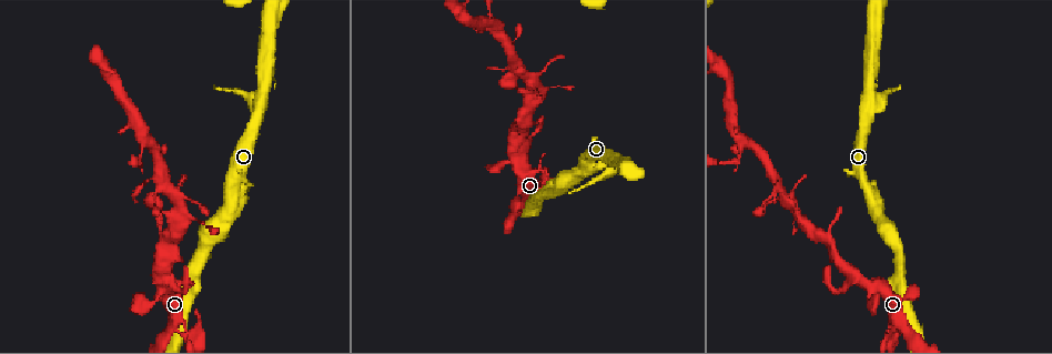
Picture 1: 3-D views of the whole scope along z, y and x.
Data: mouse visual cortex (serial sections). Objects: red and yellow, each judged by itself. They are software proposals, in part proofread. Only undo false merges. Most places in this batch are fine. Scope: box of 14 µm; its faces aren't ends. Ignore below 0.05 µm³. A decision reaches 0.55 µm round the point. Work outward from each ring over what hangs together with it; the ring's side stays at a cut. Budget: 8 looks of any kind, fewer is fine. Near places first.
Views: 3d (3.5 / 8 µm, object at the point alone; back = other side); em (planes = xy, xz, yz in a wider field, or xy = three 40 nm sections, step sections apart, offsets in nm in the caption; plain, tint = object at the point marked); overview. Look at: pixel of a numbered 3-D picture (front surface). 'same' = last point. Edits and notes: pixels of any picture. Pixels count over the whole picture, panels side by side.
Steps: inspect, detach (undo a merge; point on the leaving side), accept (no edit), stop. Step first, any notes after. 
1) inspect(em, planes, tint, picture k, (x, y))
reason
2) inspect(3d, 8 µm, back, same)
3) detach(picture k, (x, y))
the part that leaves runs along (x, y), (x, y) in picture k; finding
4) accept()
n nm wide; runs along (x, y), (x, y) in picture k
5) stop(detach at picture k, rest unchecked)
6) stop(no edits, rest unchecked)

inspect(3d, 3.5 µm, picture 1, (905, 327))
a narrow waist

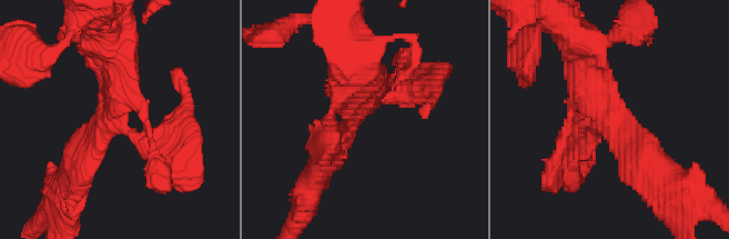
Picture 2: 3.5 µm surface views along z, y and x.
inspect(em, xy, step 1, tint, picture 2, (611, 119))

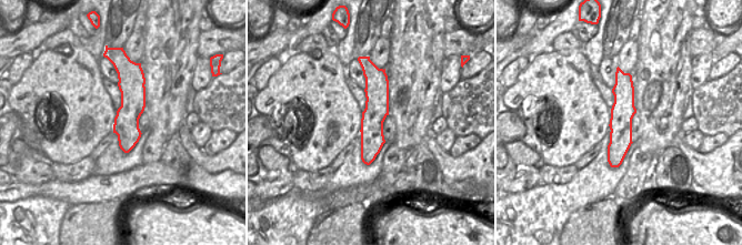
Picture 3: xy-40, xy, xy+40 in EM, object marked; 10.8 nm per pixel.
accept()
runs along (579, 56), (597, 107), (656, 171) in picture 2; all the same cell

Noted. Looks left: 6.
inspect(3d, 3.5 µm, picture 1, (161, 210))
narrows sharply

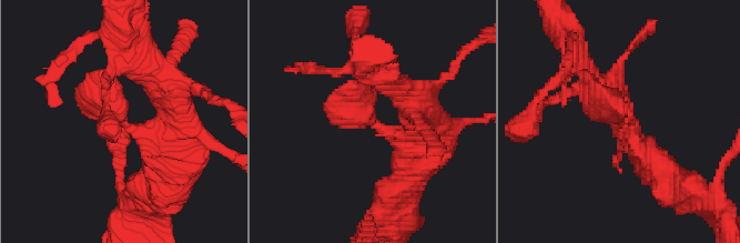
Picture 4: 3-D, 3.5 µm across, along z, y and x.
inspect(em, xy, step 1, tint, picture 4, (620, 123))
now the EM

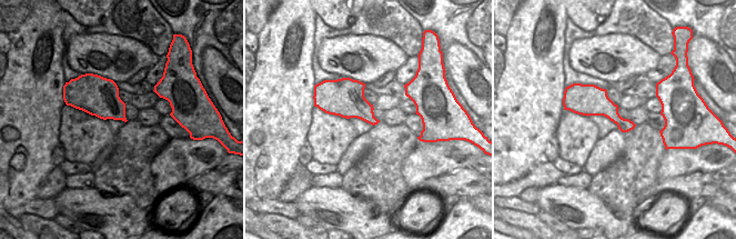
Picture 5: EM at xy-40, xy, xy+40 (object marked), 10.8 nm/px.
accept()
runs along (165, 165), (91, 73) in picture 4; all the same cell

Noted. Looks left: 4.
inspect(3d, 3.5 µm, picture 1, (138, 160))
abrupt turn

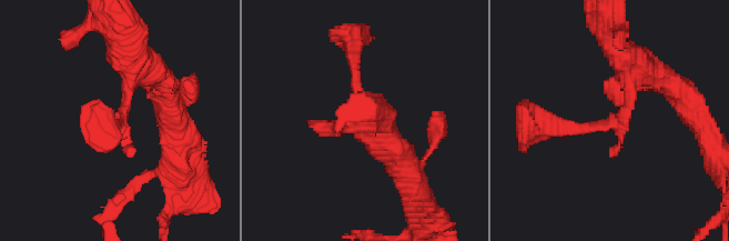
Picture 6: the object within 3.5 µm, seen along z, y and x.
inspect(em, xy, step 3, tint, picture 6, (119, 122))

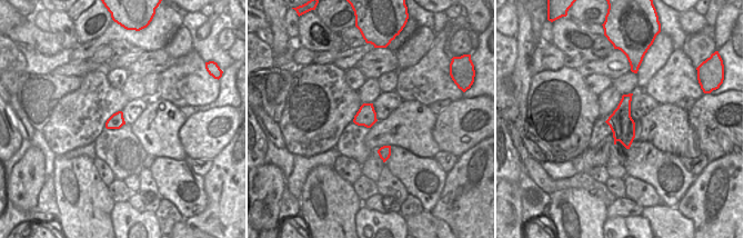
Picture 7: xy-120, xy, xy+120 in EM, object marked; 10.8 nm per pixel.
accept()
runs along (647, 72), (619, 123), (554, 127) in picture 6; all the same cell

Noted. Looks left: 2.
stop(no edits, rest unchecked)

